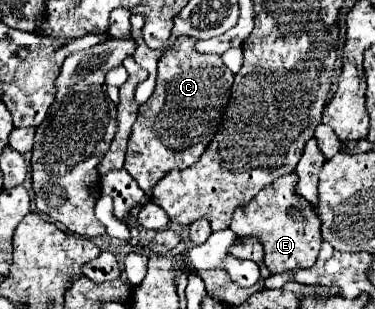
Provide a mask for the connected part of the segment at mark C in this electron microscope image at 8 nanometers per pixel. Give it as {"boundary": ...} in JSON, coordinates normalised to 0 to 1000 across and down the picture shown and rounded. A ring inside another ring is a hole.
{"boundary":[[[480,120],[421,204],[421,262],[405,314],[373,340],[368,385],[336,482],[336,553],[405,638],[405,605],[459,547],[496,547],[533,515],[581,424],[624,243],[587,184],[517,172],[517,133]]]}

